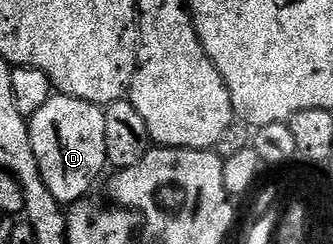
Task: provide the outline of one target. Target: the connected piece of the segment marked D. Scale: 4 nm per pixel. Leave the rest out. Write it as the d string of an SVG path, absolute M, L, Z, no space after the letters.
M57 93L51 94L48 102L40 109L36 109L36 113L29 116L29 129L32 141L32 150L36 155L36 160L39 161L40 175L43 178L43 183L48 187L50 193L61 205L73 205L75 203L81 203L87 198L86 195L94 187L94 182L102 175L102 170L107 170L108 164L106 162L106 150L104 149L104 110L103 108L97 107L94 103L88 101L80 101L76 97L68 97L67 95L60 95Z

